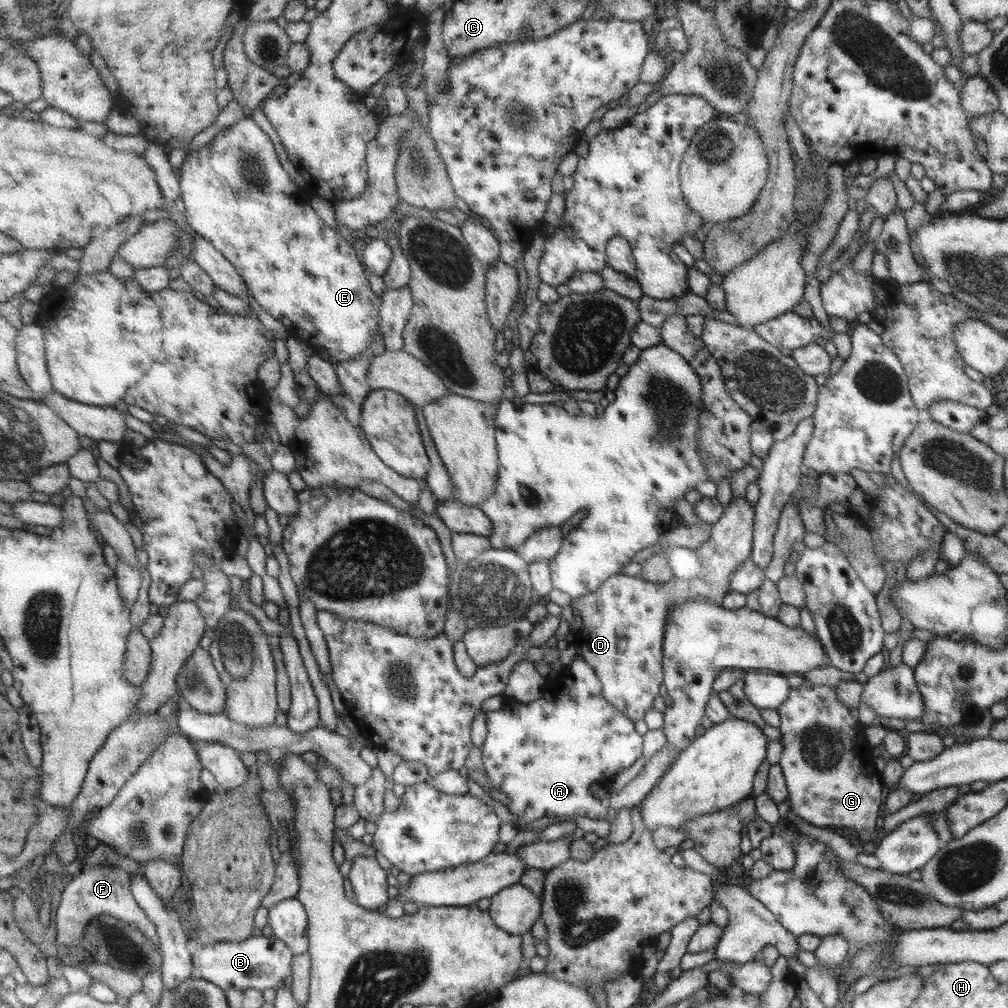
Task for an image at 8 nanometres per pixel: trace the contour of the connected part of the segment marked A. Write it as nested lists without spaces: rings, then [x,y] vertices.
[[[578,654],[565,668],[567,674],[563,682],[555,686],[557,690],[551,702],[547,702],[547,694],[528,703],[504,697],[499,710],[485,712],[486,737],[480,746],[482,765],[491,786],[509,798],[506,808],[517,820],[517,825],[571,815],[591,822],[608,819],[607,804],[594,798],[589,786],[602,776],[616,775],[629,768],[642,756],[642,736],[635,732],[630,718],[603,698],[602,686],[594,670]]]

